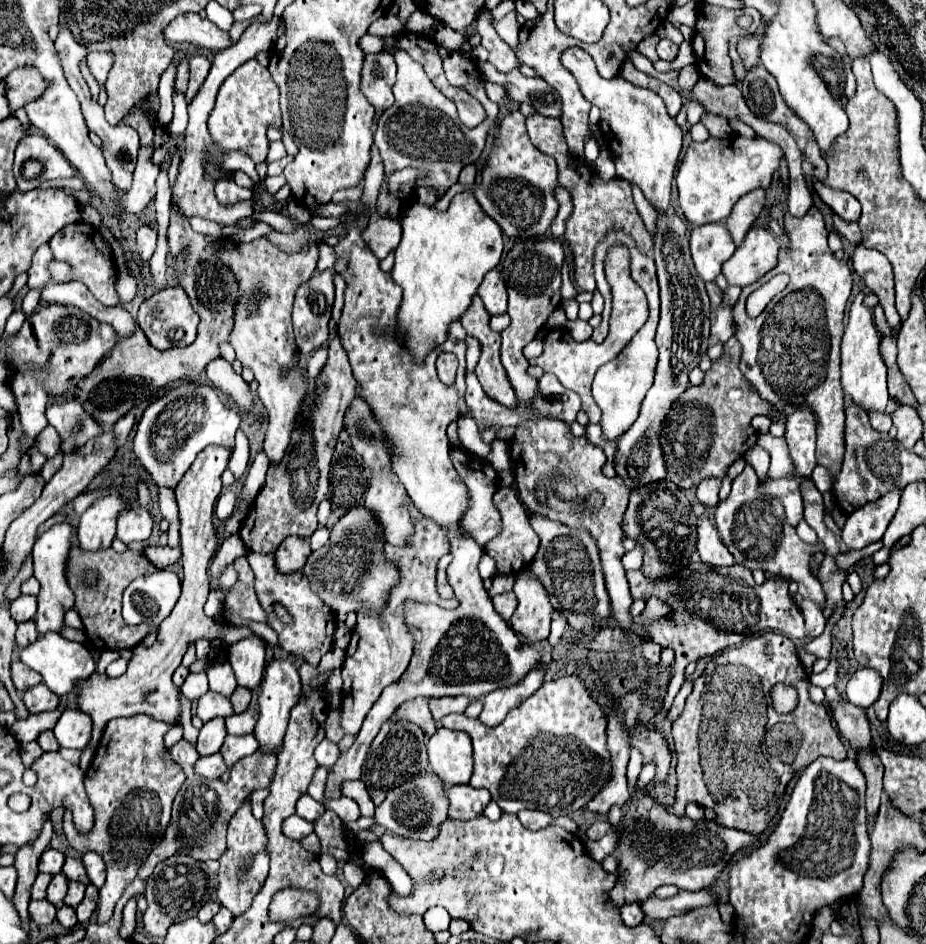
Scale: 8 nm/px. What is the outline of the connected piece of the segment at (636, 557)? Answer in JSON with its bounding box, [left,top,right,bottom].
[623,544,645,570]

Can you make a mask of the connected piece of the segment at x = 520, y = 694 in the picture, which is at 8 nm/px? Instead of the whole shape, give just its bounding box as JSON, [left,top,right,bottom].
[479,666,545,726]

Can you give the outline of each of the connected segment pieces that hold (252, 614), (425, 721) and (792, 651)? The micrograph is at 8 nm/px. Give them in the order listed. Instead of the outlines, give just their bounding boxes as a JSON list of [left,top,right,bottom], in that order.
[[225,556,265,622],[393,698,435,734],[671,632,847,834]]

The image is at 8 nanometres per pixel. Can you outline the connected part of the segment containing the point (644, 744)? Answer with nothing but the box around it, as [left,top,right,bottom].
[631,722,671,782]

